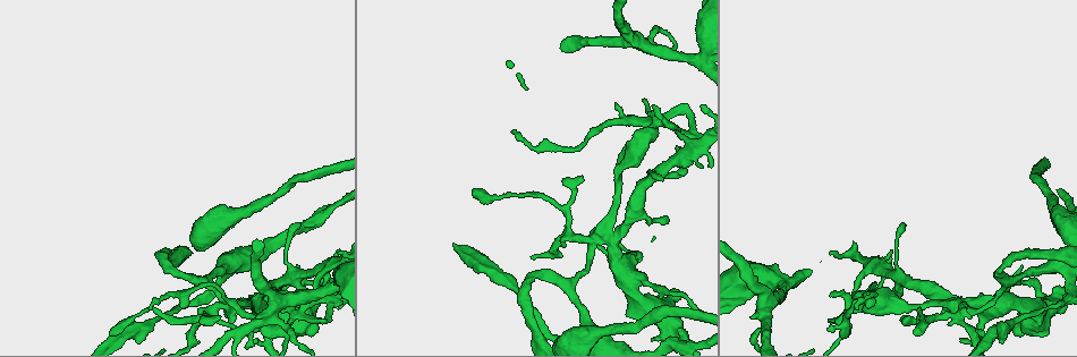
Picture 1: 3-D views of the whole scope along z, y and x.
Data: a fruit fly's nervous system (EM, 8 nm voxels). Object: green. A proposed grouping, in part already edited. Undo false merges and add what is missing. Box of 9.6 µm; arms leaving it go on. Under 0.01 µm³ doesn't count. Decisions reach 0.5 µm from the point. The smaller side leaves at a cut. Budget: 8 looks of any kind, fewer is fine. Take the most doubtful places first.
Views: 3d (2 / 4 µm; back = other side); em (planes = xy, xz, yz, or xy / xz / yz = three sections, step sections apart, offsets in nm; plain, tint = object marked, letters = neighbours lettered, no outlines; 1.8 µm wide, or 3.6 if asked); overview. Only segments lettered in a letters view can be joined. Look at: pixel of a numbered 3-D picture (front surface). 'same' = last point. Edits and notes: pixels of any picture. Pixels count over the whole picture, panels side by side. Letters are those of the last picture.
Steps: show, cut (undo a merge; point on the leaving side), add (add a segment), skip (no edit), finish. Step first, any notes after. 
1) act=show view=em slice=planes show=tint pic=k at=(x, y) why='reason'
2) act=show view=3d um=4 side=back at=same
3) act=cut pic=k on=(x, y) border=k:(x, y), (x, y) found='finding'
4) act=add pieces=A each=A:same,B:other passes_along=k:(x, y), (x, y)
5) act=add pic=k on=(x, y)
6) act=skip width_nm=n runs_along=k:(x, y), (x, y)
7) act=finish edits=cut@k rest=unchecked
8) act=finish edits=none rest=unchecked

act=show view=em slice=xz step=8 show=tint pic=1 at=(230, 310) why='calibre changes'

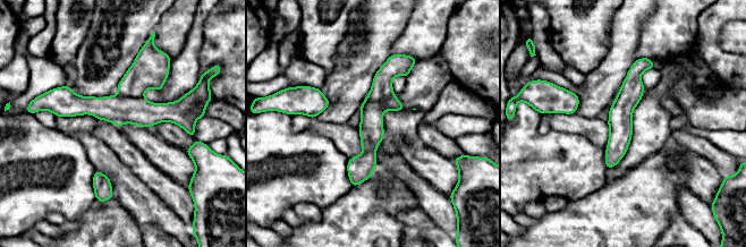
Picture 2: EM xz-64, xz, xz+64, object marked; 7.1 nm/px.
act=show view=em slice=planes show=tint at=same why='another direction'

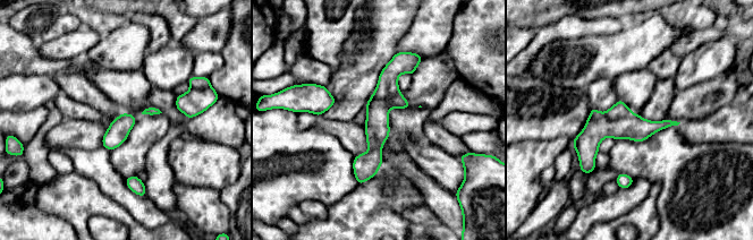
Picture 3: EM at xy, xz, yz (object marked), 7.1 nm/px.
act=show view=em slice=planes show=letters at=same

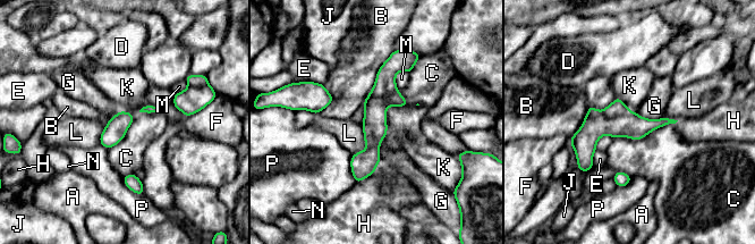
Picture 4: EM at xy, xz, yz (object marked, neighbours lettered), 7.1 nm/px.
act=cut pic=4 on=(630, 125) each=A:other,B:other,C:other,D:other,E:other,F:other,G:other,H:other,J:other,K:other,L:other,M:other,N:other,P:other part_leaving=4:(400, 57), (357, 178) found='a second neuron is stuck on'

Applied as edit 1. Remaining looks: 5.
act=show view=overview why='redraw'

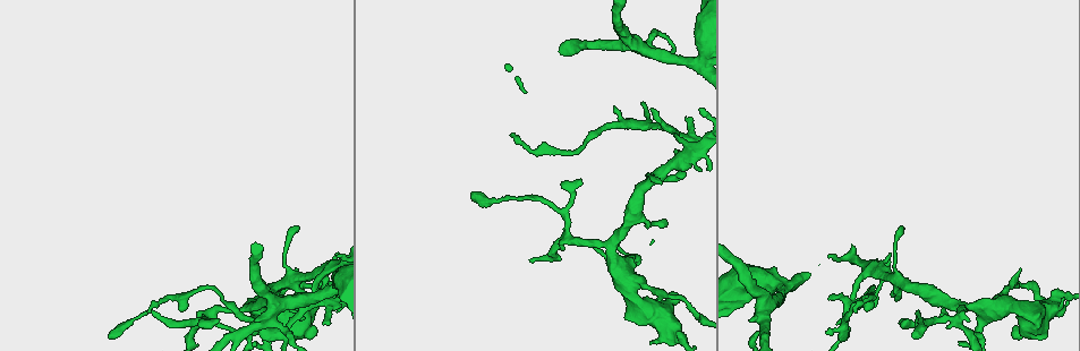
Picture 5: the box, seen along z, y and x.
act=show view=em slice=planes show=plain pic=5 at=(684, 173) why='branch stops here'

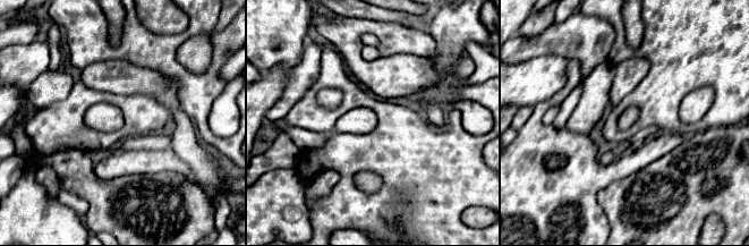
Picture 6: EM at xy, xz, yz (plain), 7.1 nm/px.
act=show view=em slice=planes show=letters at=same why='what lies round it'

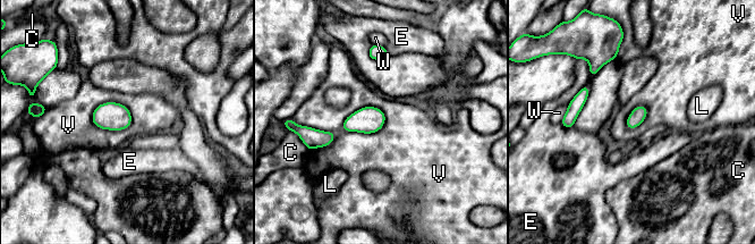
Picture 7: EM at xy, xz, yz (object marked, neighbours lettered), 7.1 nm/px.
act=skip width_nm=110 longest_contact=V:340nm each=C:other,E:other,L:other,V:other,W:other found='none of them fits'

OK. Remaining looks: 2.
act=show view=em slice=xz step=16 show=tint pic=5 at=(238, 337) why='calibre changes'

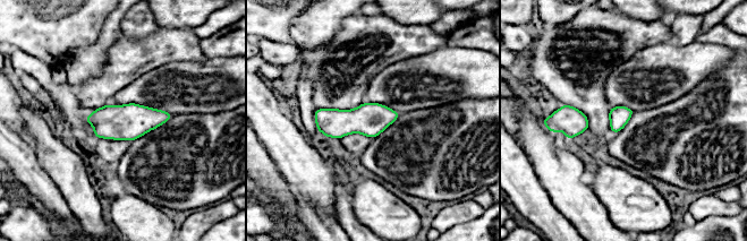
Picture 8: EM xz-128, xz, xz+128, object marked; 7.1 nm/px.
act=show view=em slice=yz step=16 show=letters at=same why='cut it another way'

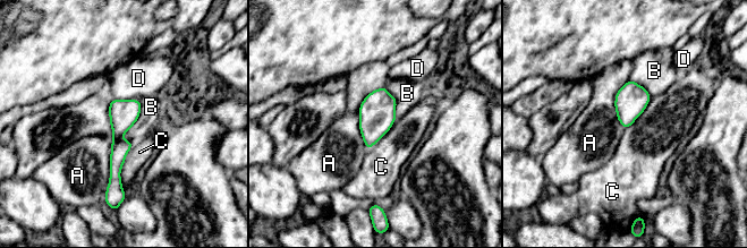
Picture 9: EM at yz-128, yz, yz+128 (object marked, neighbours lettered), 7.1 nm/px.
act=skip width_nm=190 each=A:other,B:other,C:other,D:other border=9:(134, 144), (120, 172), (124, 190) found='all the same neuron'

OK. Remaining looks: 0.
act=finish edits=cut@4 rest=unchecked

